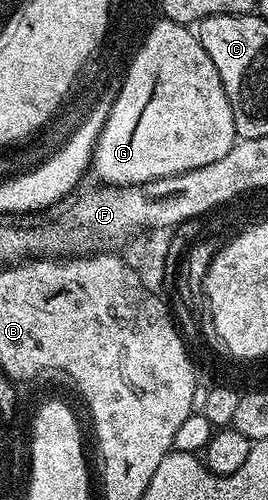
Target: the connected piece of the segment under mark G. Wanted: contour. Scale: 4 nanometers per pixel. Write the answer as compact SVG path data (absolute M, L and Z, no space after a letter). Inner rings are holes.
M154 20L150 24L148 30L152 36L149 37L148 45L145 45L145 49L141 50L137 62L126 68L125 78L122 81L124 93L122 93L117 103L111 107L110 115L103 124L102 133L94 145L91 173L98 177L98 182L101 185L146 185L147 182L155 179L174 177L192 169L207 167L209 163L215 163L217 159L223 159L223 155L227 155L227 151L231 151L231 147L238 140L235 131L235 119L231 115L231 103L227 99L227 91L223 91L223 79L219 79L219 71L215 71L215 63L211 63L211 55L207 55L207 51L203 51L201 42L198 41L196 32L192 28L181 25L178 21L160 20Z

